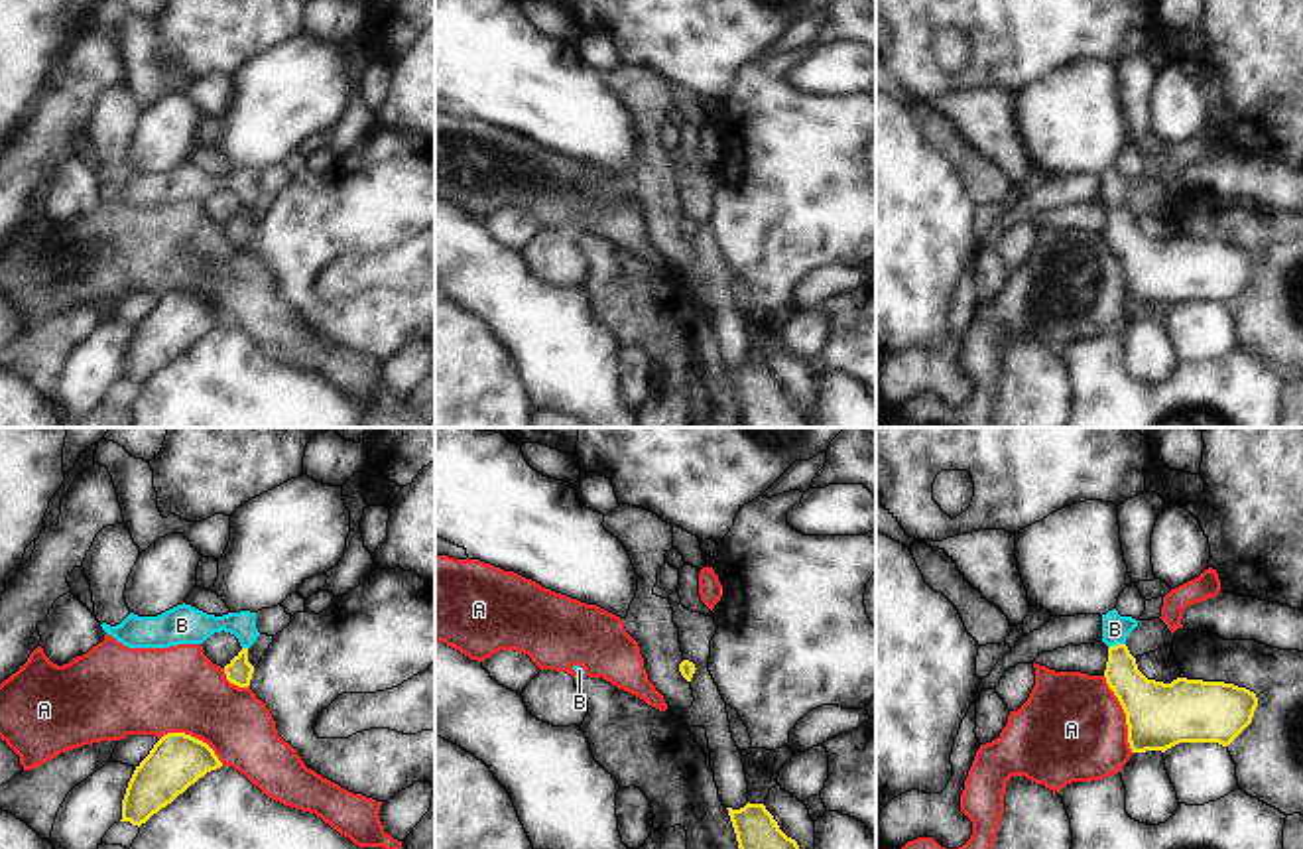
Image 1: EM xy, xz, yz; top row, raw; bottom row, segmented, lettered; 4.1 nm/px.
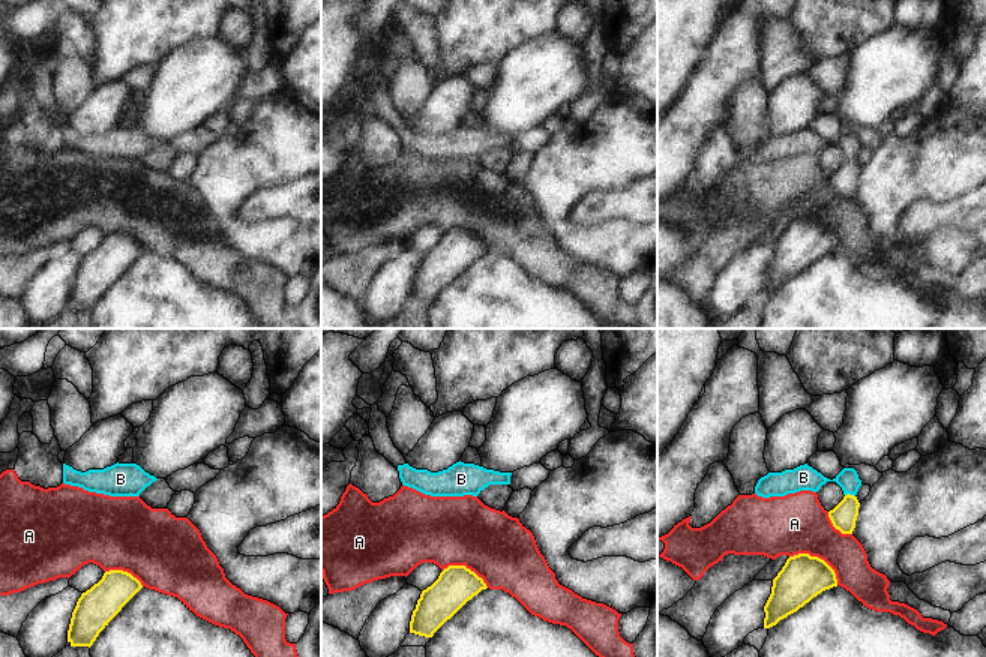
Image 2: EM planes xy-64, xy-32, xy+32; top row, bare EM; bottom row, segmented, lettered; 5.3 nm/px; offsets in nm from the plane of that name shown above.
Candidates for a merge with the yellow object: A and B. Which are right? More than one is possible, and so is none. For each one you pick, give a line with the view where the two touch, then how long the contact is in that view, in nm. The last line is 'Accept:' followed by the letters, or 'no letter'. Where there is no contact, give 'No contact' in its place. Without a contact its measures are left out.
B: Touches yellow in yz. Shared border 80 nm
Accept: B

